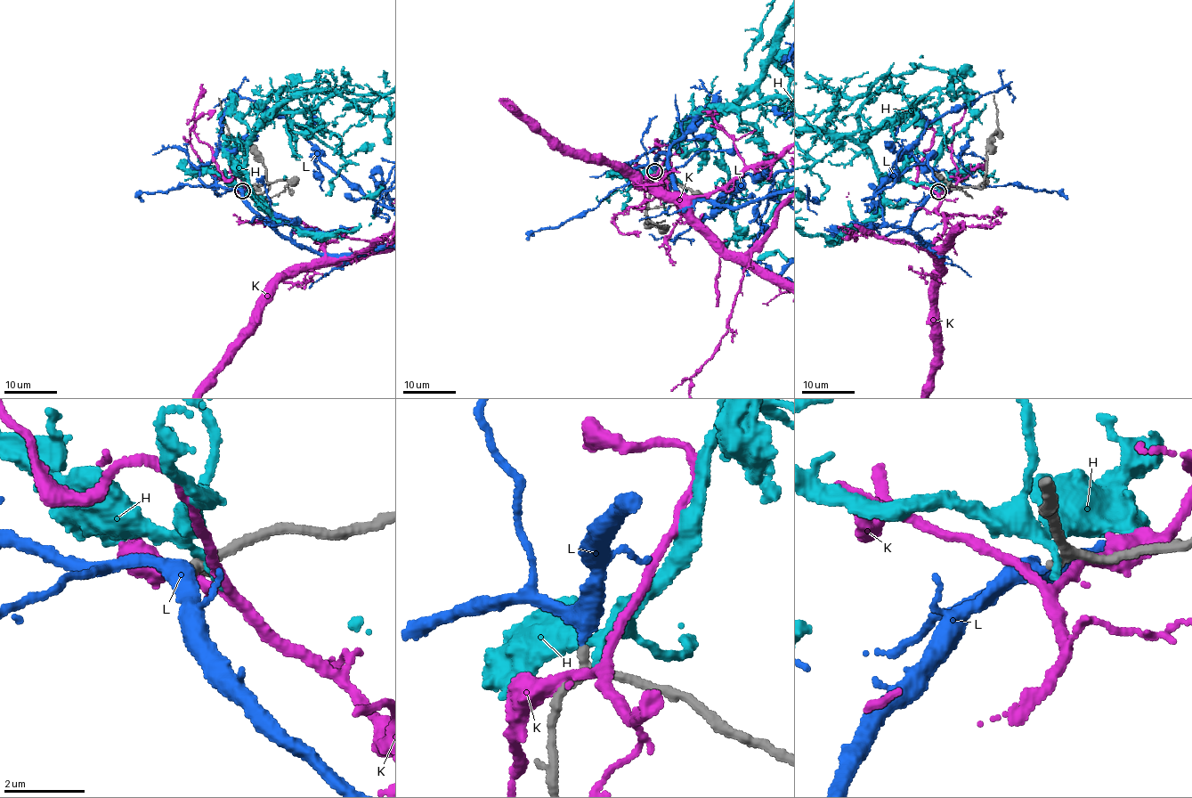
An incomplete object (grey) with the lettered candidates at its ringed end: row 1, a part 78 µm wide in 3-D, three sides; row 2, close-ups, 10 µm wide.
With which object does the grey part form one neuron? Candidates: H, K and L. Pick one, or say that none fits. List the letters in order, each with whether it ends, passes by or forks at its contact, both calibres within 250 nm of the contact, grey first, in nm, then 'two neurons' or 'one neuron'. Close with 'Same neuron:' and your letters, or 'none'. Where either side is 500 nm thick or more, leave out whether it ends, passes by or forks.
H: it passes by; 280 nm thick on the grey side, 200 nm on the other; two neurons
K: it passes by; 280 nm thick on the grey side, 240 nm on the other; two neurons
L: it passes by; 240 nm thick on the grey side, 320 nm on the other; one neuron
Same neuron: L

